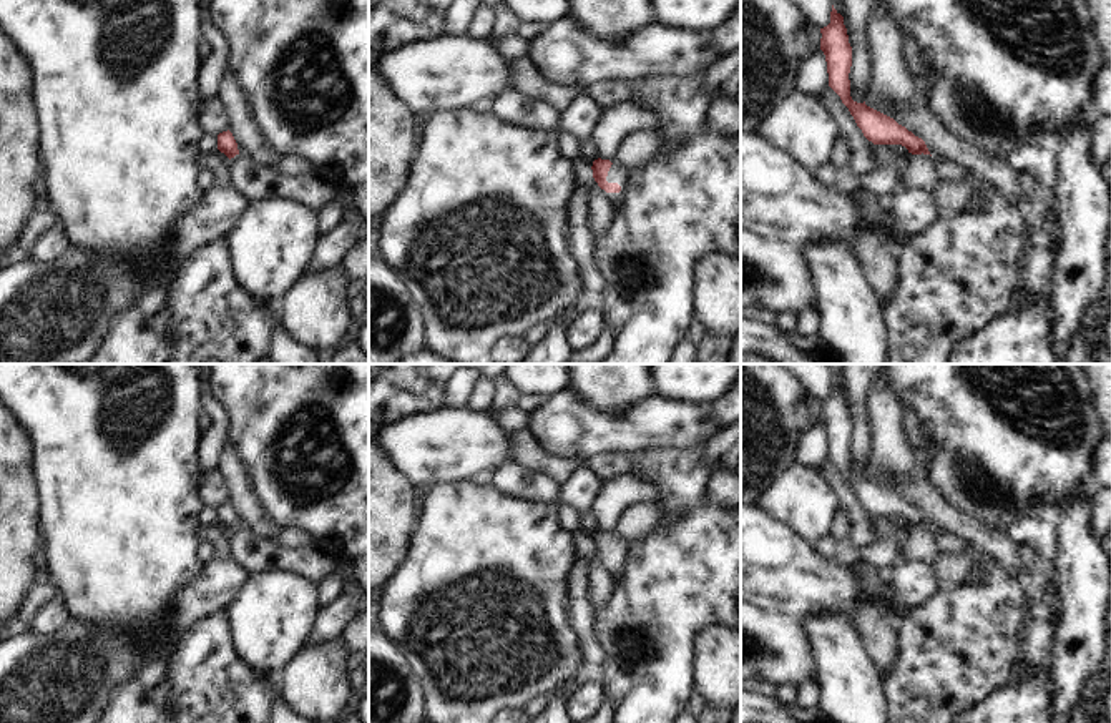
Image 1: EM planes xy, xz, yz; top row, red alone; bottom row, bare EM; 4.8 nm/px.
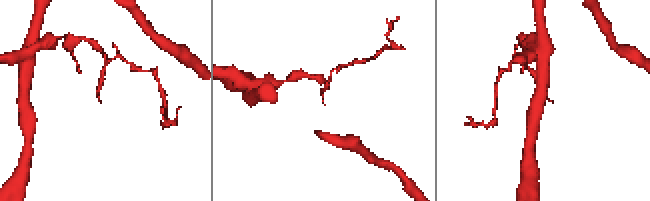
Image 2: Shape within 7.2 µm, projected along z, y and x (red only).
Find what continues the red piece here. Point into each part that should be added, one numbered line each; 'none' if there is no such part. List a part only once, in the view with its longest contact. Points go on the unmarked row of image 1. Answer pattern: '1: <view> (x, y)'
none

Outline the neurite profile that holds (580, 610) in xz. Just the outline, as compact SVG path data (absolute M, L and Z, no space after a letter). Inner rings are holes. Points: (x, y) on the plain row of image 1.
M578 557L566 573L566 620L580 645L581 665L573 675L578 685L600 678L604 660L604 652L593 633L595 607L588 598L588 587L588 563Z

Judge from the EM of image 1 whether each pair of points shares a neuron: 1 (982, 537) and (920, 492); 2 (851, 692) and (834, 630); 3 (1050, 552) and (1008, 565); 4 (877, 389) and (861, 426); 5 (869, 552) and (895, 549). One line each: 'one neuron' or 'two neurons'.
1: one neuron
2: one neuron
3: two neurons
4: two neurons
5: one neuron

